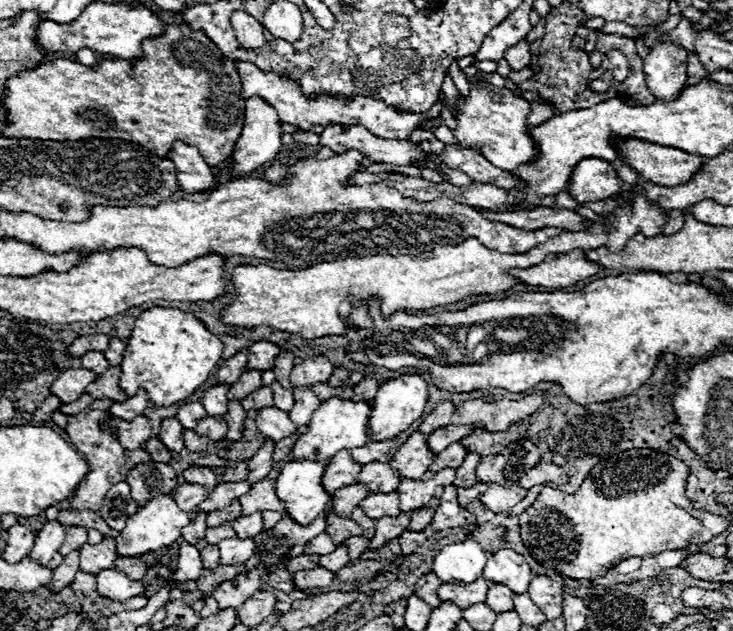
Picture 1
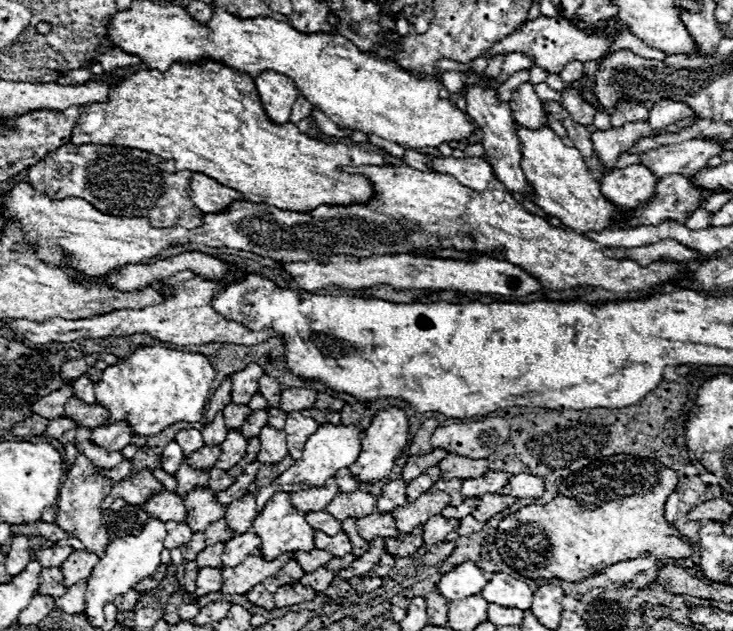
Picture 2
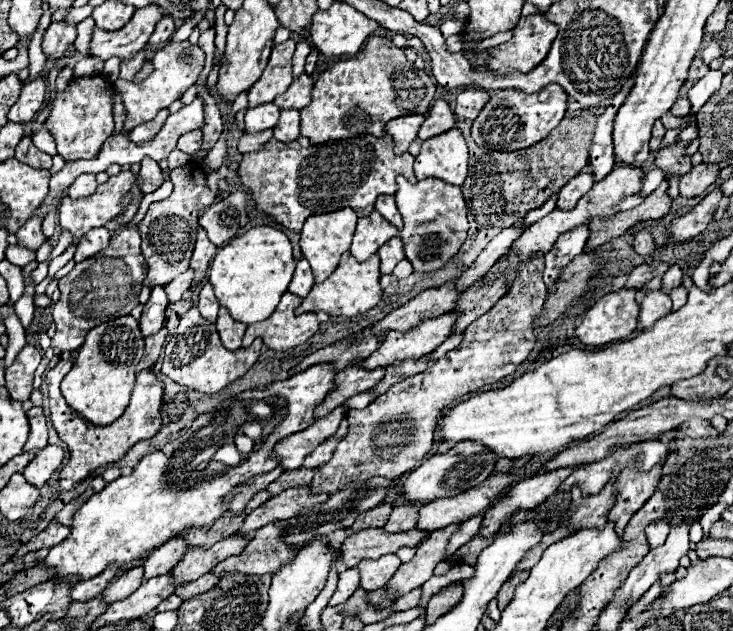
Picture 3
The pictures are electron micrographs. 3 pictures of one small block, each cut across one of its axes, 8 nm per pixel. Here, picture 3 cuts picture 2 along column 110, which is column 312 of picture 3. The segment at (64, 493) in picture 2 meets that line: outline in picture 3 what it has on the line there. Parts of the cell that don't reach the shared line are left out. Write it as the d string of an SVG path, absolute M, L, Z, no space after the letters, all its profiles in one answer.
M539 252L536 256L540 257L528 260L518 270L510 292L466 328L466 336L458 348L446 352L446 356L434 362L426 372L394 384L364 410L348 412L348 434L338 444L330 462L326 462L314 476L310 484L314 492L334 494L344 486L364 484L372 476L398 478L416 468L432 448L434 430L444 408L450 408L460 396L476 392L484 384L510 376L516 366L526 360L536 342L536 328L532 328L532 322L542 314L546 298L542 280L545 254Z

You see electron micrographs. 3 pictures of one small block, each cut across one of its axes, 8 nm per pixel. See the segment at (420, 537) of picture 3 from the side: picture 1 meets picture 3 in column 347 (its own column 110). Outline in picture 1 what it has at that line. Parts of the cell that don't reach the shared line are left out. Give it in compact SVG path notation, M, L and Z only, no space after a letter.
M114 538L102 540L100 544L82 544L80 546L80 570L96 574L98 570L112 568L116 560L116 542Z

